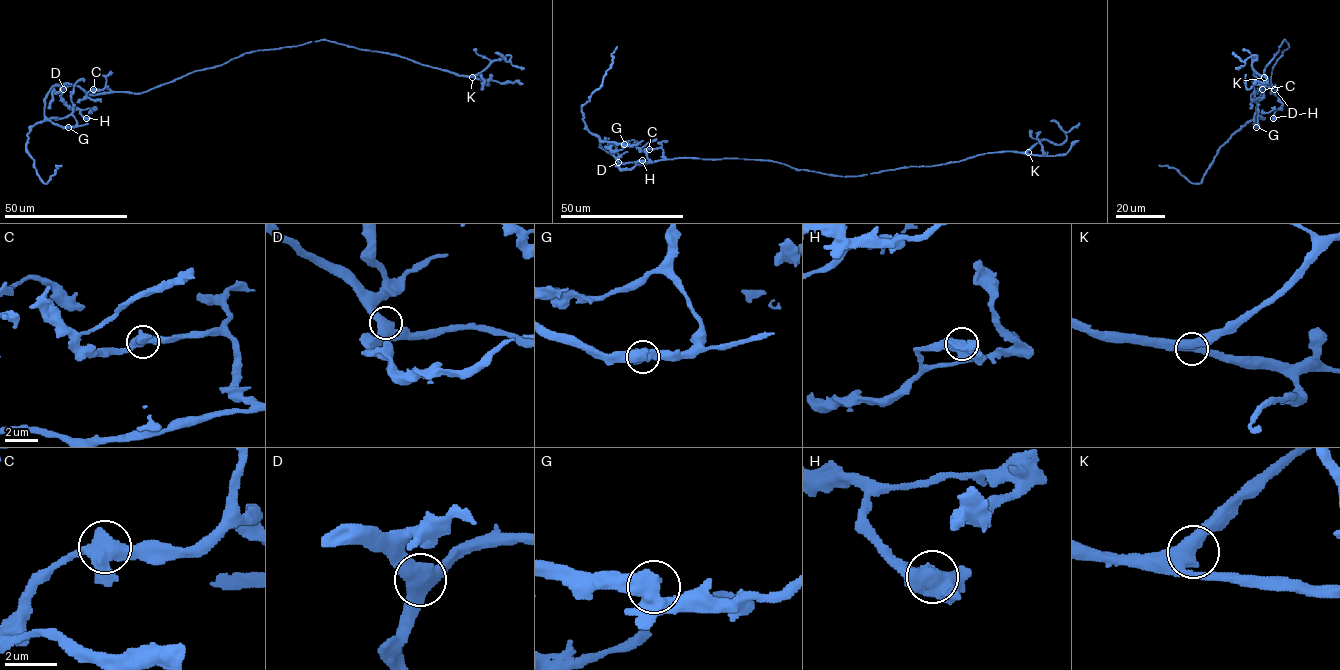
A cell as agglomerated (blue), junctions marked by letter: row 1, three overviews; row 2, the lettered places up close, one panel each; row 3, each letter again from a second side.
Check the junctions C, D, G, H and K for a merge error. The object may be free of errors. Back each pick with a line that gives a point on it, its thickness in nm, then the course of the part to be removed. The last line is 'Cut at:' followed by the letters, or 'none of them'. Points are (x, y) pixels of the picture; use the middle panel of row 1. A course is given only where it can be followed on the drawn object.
Cut at: none of them

